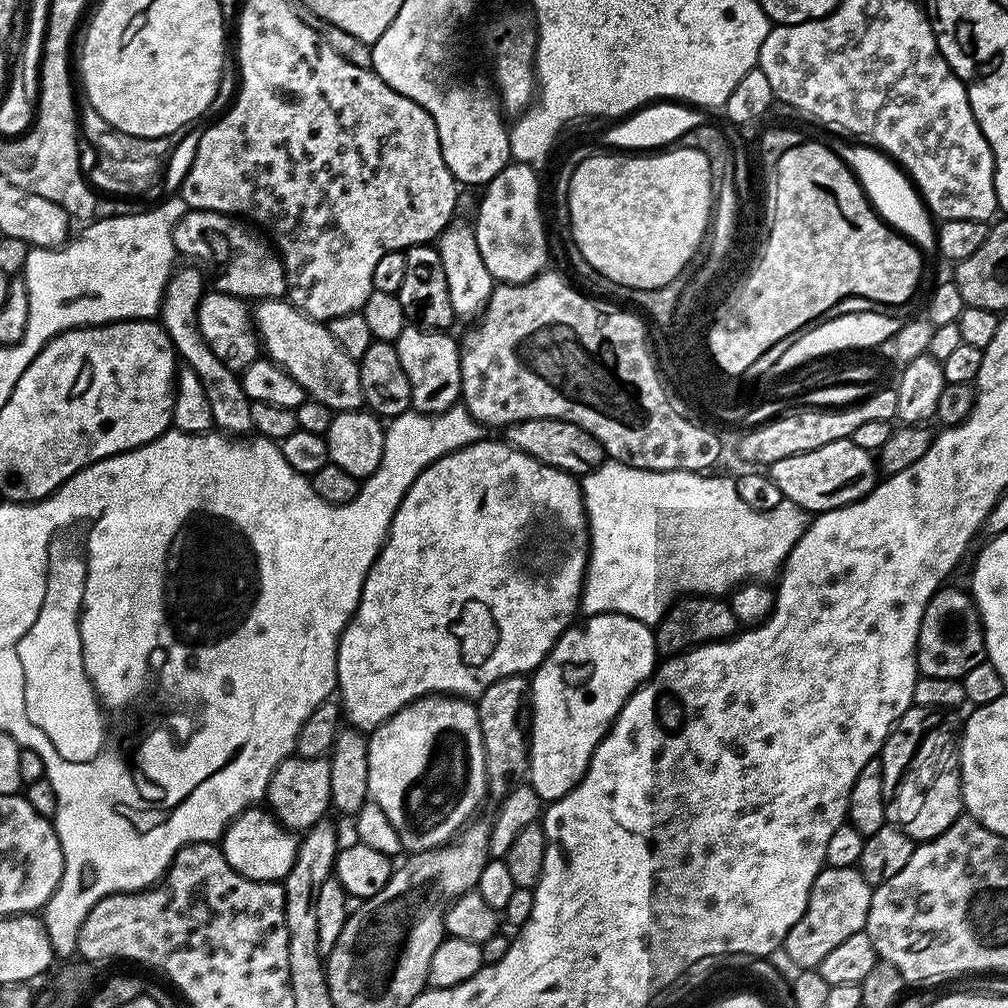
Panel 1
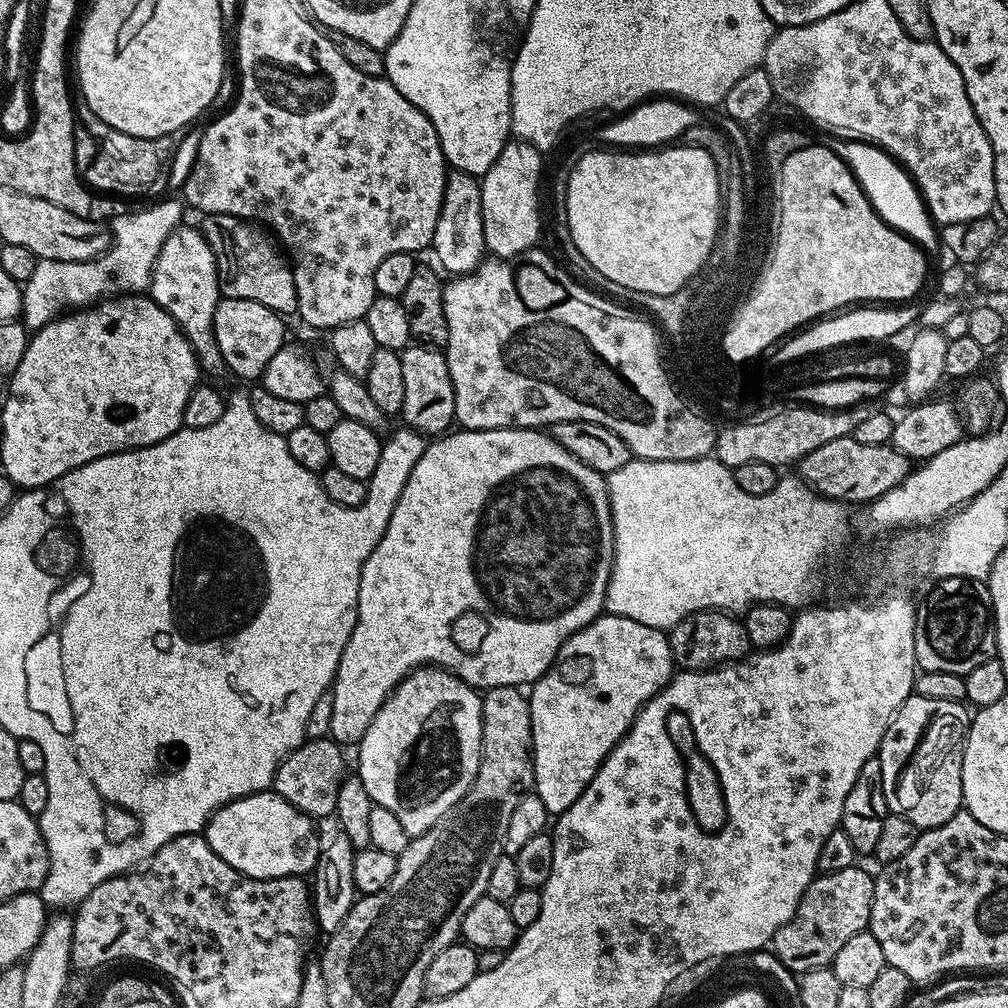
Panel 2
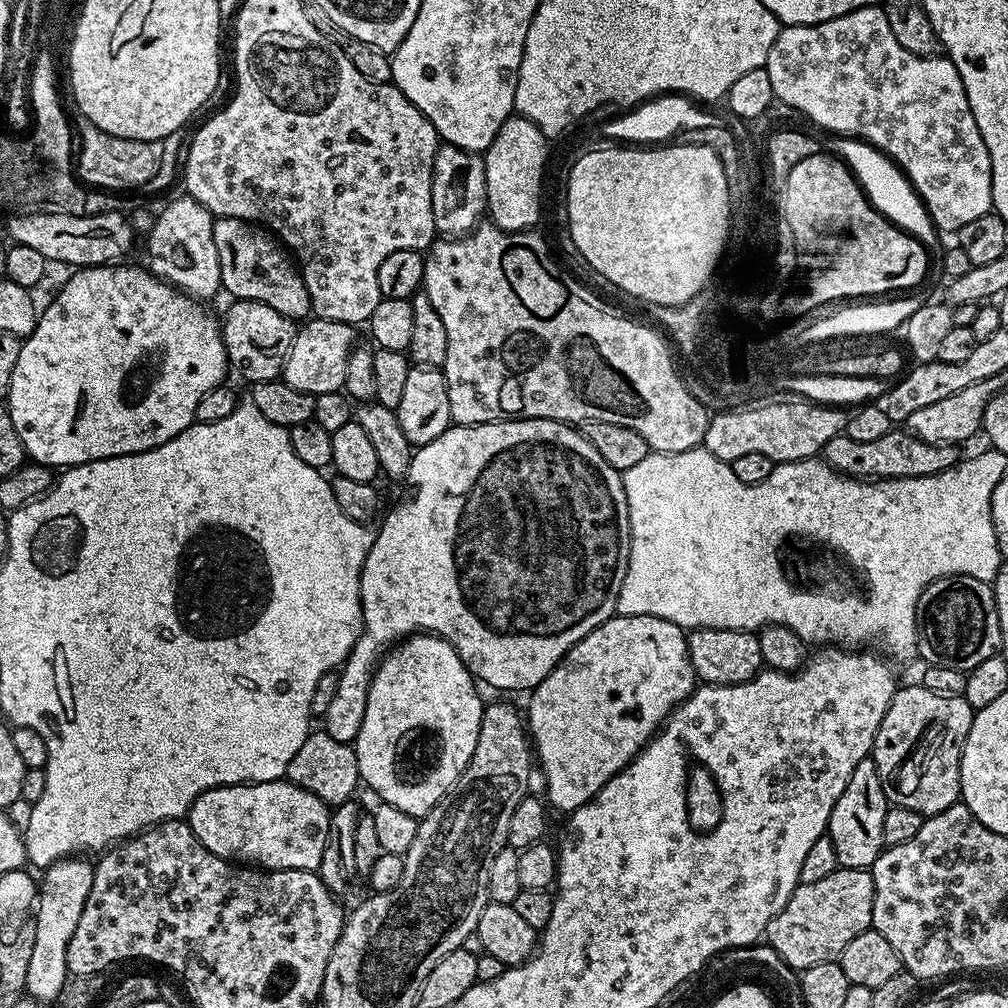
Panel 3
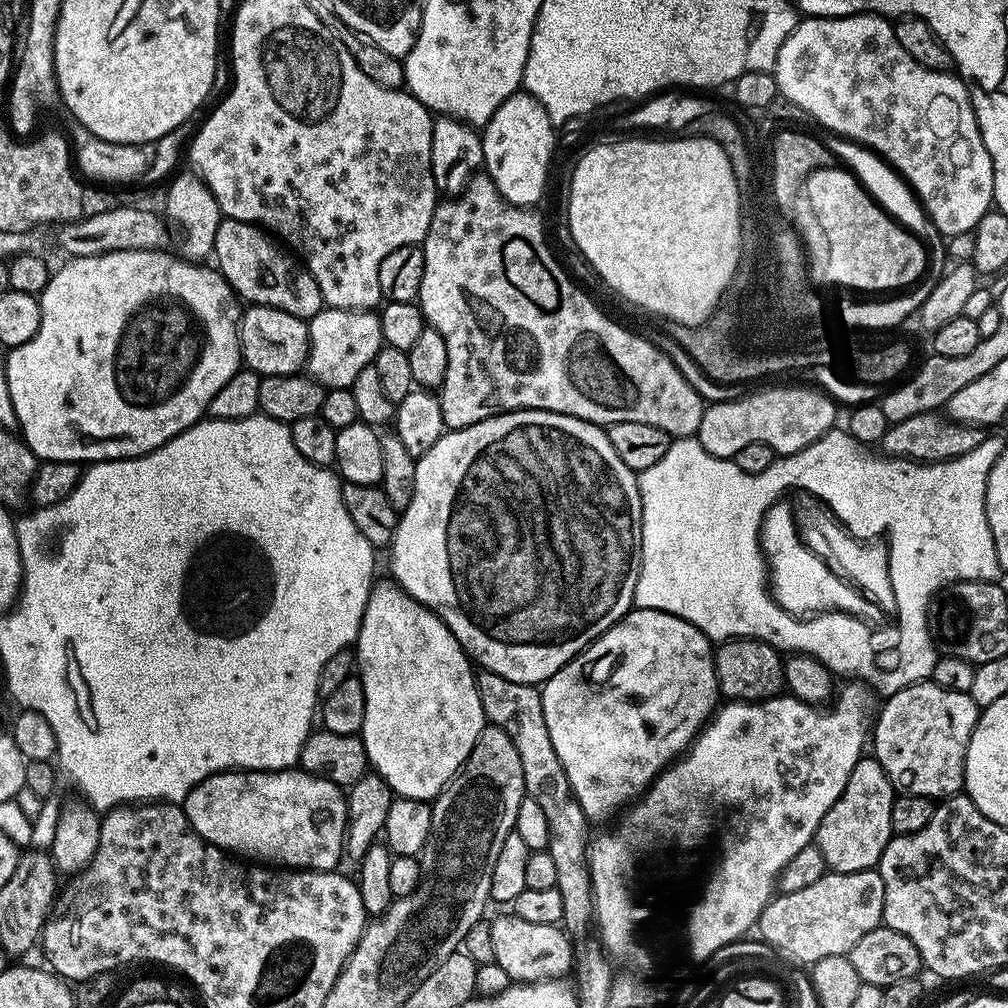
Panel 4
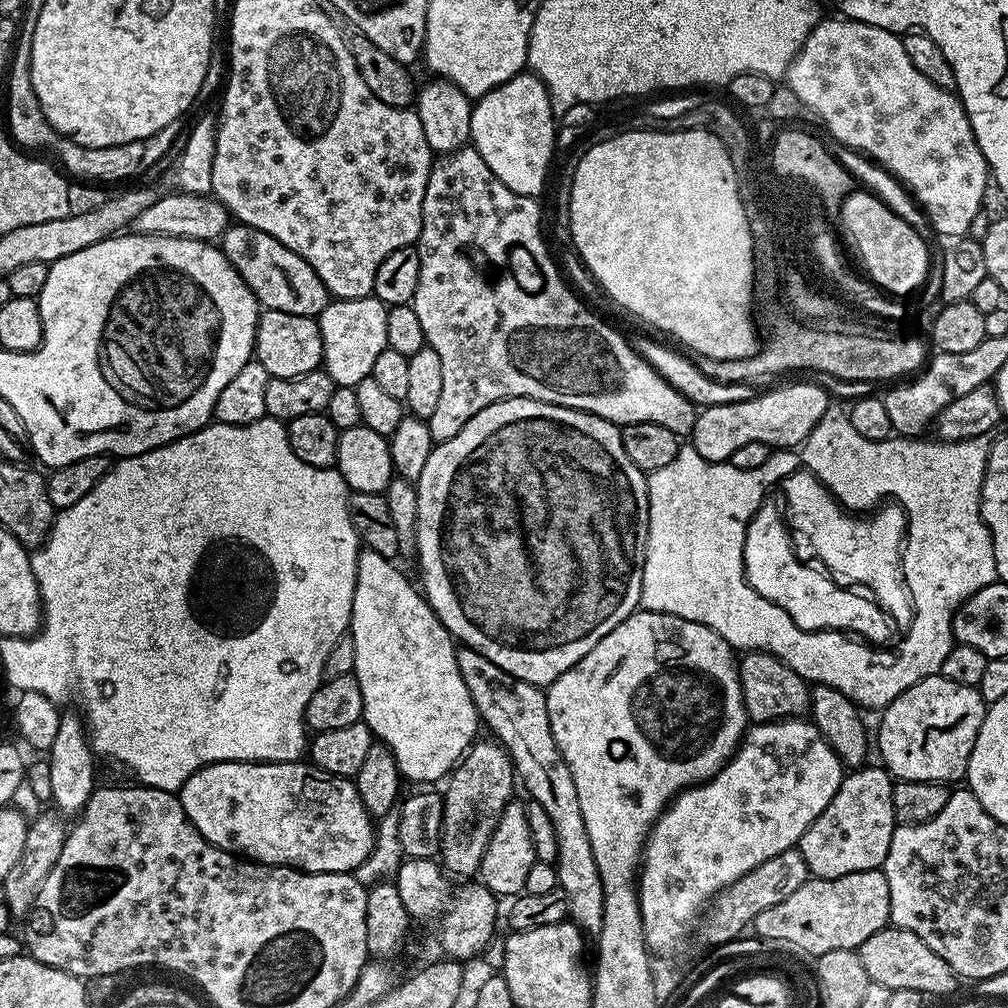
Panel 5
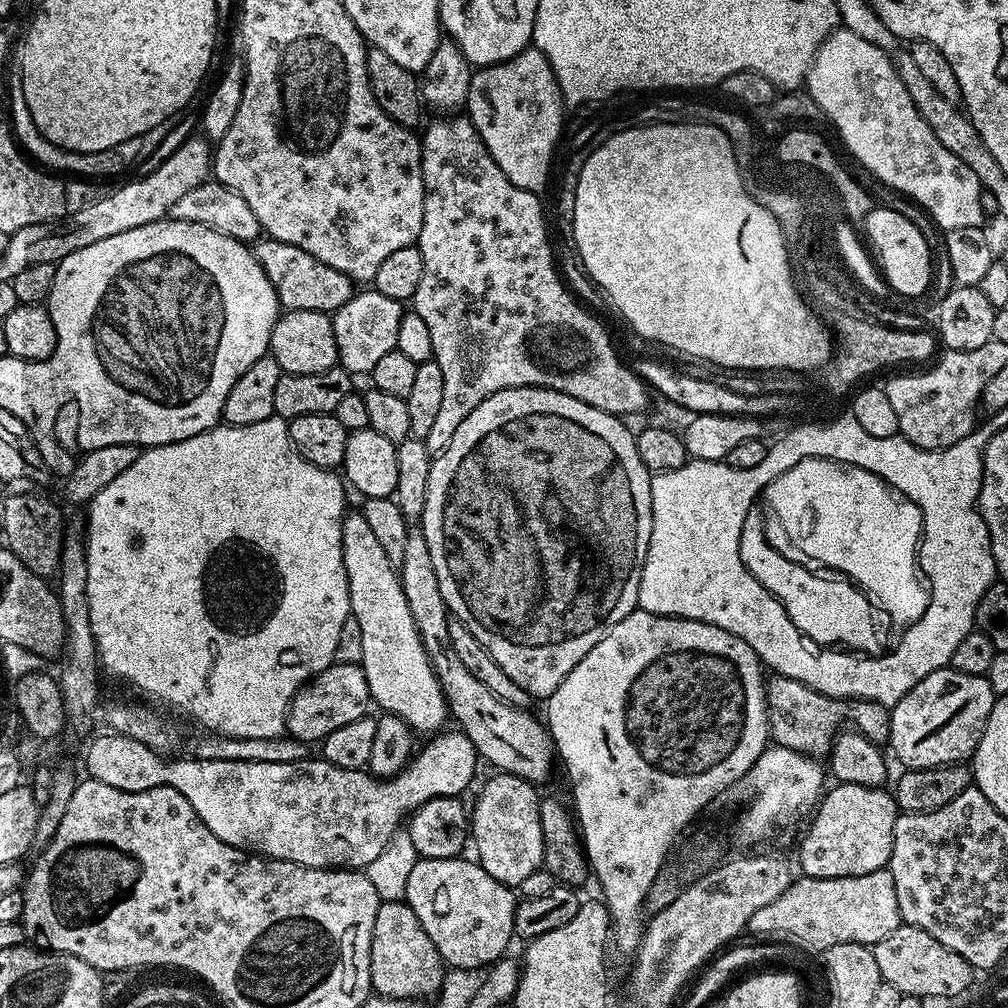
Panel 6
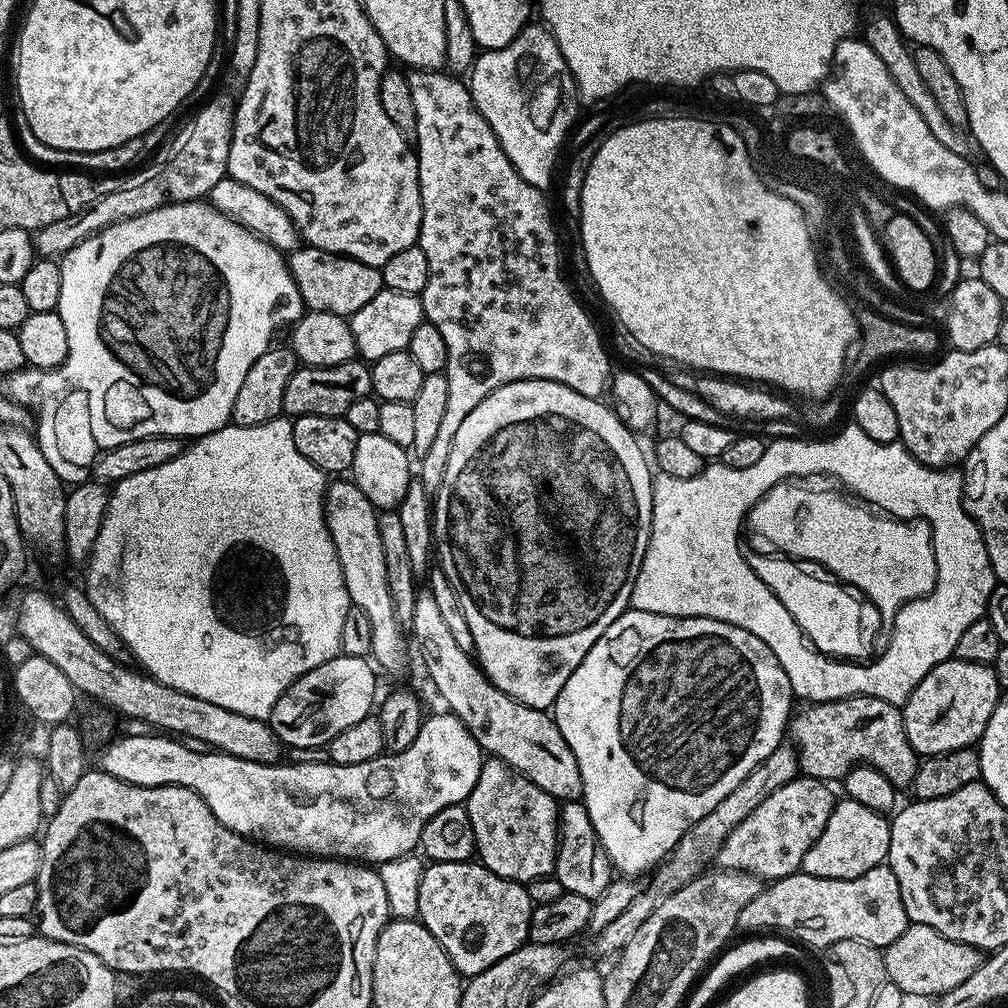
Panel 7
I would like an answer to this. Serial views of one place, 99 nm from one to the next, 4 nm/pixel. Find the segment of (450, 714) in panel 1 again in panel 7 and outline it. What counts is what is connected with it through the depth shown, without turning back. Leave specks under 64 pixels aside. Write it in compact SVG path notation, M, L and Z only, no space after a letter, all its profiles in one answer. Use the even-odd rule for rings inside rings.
M351 479L333 480L336 481L327 485L324 494L324 521L328 523L328 533L336 547L349 601L366 610L368 615L368 623L372 626L371 659L381 669L400 672L408 664L408 648L400 641L402 625L394 614L394 602L386 582L386 557L382 554L382 538L378 535L378 510Z

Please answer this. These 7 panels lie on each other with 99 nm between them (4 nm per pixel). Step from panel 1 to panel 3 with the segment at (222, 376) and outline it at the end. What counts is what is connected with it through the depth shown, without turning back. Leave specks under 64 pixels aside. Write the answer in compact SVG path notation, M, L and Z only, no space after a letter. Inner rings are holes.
M180 194L170 201L156 220L153 219L147 233L149 258L146 262L152 275L202 302L219 293L222 288L221 266L214 245L214 220L212 212L192 196Z

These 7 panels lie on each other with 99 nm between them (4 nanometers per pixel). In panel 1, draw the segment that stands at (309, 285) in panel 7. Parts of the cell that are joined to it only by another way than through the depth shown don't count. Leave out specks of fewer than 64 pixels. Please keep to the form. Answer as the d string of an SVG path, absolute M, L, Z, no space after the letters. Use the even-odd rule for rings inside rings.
M193 208L185 211L184 217L176 223L172 237L181 257L189 256L192 259L189 261L200 270L212 268L216 275L215 291L238 296L245 302L279 300L288 290L284 262L263 235L255 236L251 230L235 216Z

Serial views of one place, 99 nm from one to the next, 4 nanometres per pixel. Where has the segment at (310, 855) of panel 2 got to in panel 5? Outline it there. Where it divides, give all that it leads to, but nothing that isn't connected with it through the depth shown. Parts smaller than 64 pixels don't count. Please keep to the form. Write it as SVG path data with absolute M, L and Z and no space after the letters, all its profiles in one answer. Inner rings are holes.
M224 760L220 764L208 764L204 768L199 768L181 786L178 795L182 806L186 810L186 814L190 818L190 822L210 843L227 852L234 852L241 857L254 860L257 864L299 868L302 872L347 872L352 874L355 873L357 866L368 857L372 849L372 843L376 841L373 817L368 815L366 806L362 806L362 798L358 794L355 783L349 777L335 776L326 770L317 768L311 762L245 762L243 760Z

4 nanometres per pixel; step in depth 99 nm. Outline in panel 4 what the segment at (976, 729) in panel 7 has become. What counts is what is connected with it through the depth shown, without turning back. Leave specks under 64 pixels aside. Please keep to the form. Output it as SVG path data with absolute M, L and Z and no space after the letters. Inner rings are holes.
M921 682L898 690L883 703L884 709L877 720L875 717L870 732L870 748L876 751L874 759L886 770L893 789L905 796L925 796L933 802L957 795L964 786L966 750L978 715L971 696Z

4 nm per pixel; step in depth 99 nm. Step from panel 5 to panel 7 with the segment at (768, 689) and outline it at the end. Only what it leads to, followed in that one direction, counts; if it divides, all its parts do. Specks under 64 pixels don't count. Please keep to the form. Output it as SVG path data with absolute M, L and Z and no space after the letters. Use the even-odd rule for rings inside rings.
M851 696L845 700L827 700L825 704L809 703L799 712L800 709L790 720L790 740L798 753L803 775L825 782L840 782L852 768L869 764L886 774L898 790L907 789L915 781L918 757L904 729L903 711L897 705L873 696Z

